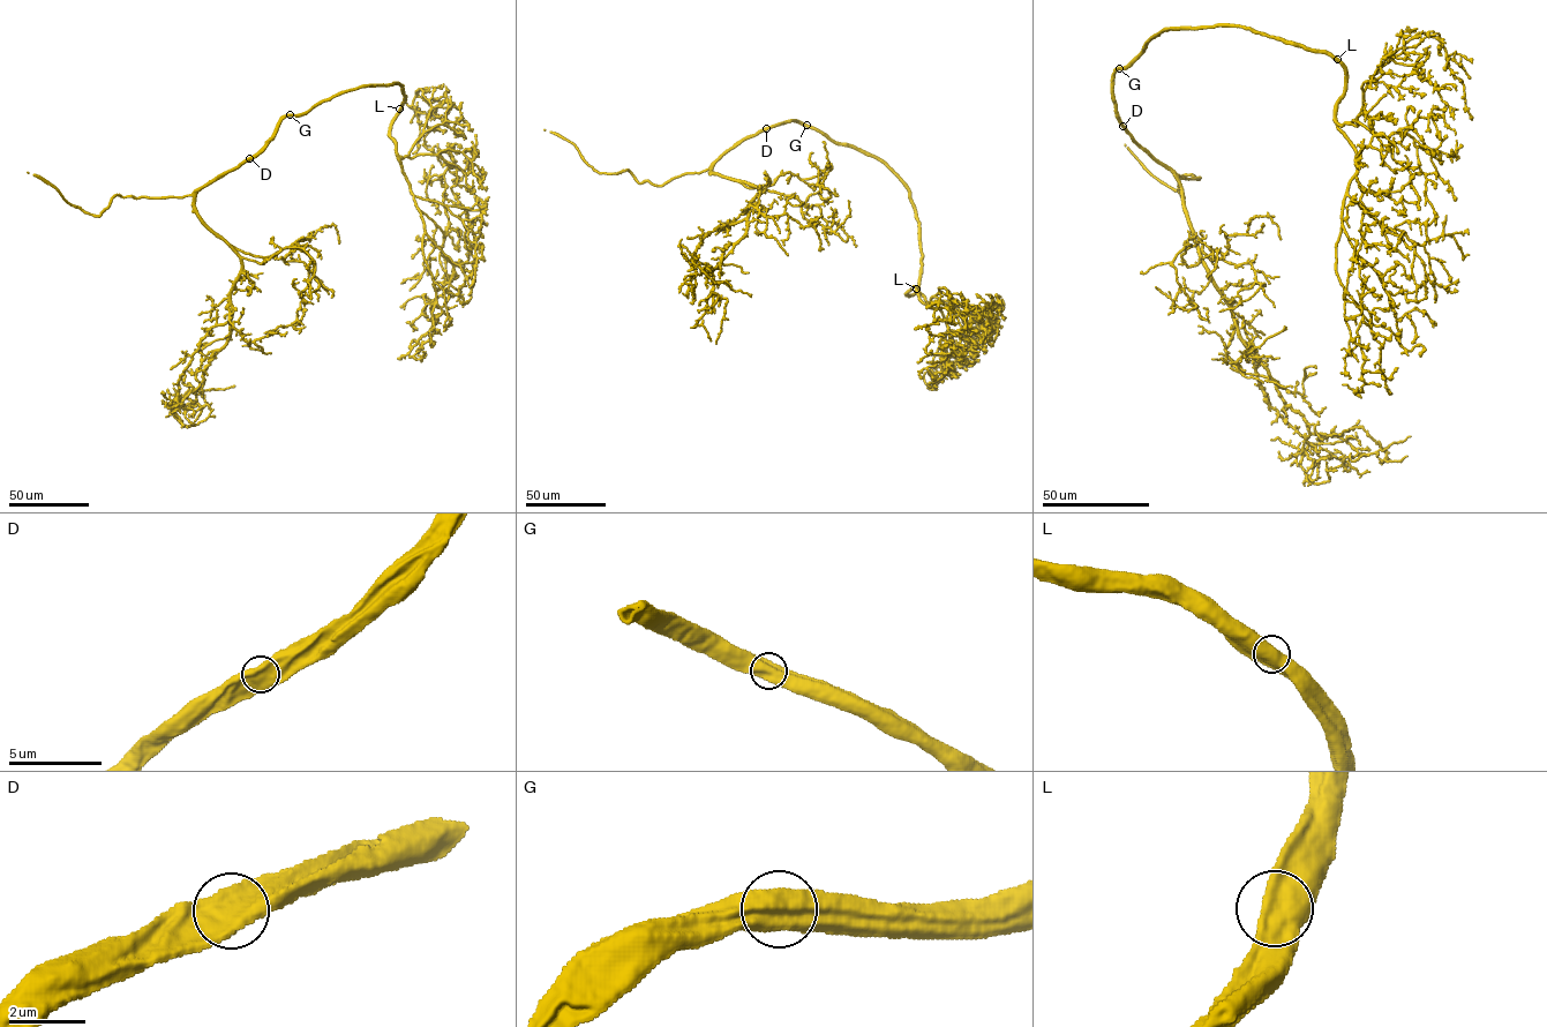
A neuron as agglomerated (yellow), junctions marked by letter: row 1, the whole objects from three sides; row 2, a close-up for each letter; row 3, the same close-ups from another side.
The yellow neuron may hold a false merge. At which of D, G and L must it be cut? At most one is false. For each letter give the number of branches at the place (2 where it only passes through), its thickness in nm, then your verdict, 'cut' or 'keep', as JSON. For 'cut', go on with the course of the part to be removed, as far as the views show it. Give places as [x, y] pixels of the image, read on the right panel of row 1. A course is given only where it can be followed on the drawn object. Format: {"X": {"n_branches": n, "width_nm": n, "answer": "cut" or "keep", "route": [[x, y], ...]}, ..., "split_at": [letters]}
{"D": {"n_branches": 2, "width_nm": 700, "answer": "keep"}, "G": {"n_branches": 2, "width_nm": 750, "answer": "keep"}, "L": {"n_branches": 2, "width_nm": 650, "answer": "keep"}, "split_at": []}

